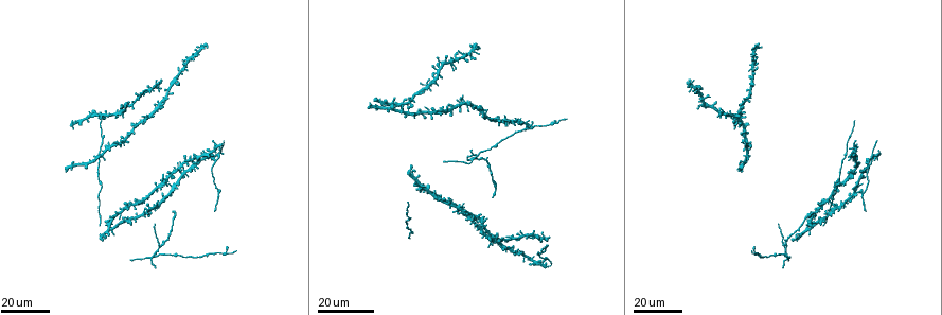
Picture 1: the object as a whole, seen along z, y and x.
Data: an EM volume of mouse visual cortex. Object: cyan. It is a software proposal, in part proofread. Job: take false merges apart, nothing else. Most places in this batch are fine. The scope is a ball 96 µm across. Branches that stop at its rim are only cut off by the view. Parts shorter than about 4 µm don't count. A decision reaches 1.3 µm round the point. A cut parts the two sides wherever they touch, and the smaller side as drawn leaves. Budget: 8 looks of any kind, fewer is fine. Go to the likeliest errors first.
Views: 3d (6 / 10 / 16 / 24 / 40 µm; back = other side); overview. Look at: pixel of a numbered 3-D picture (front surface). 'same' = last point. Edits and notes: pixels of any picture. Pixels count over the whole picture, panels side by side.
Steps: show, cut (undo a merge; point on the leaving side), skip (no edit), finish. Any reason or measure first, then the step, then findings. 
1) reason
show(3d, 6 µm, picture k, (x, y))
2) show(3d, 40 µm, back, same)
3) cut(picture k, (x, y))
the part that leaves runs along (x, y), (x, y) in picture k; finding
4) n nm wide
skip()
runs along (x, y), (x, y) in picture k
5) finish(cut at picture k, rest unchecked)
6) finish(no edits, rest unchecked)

small branch off a trunk
show(3d, 24 µm, picture 1, (785, 257))

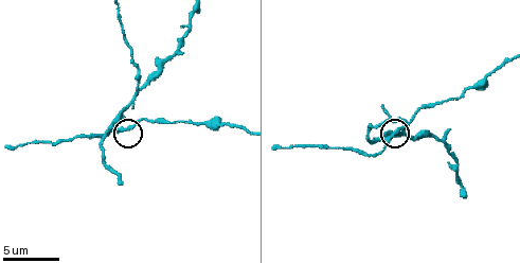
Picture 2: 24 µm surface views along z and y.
show(3d, 6 µm, picture 2, (121, 127))

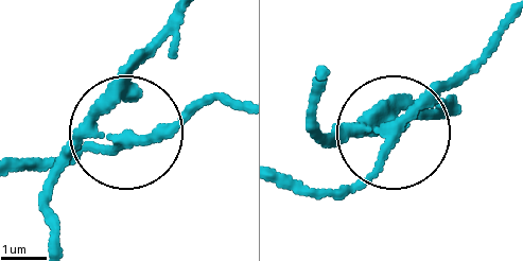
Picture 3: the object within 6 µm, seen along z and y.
cut(picture 3, (131, 73))
the part that leaves runs along (101, 135), (98, 104), (162, 24) in picture 3; a second neuron is stuck on

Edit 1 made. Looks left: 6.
show(3d, 16 µm, picture 1, (217, 143))

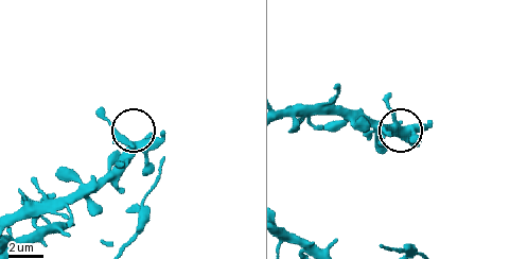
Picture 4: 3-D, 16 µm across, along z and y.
show(3d, 10 µm, picture 4, (126, 148))

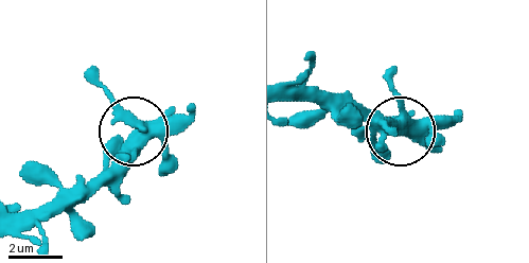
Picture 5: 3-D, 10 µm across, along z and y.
skip()
runs along (21, 225), (69, 205), (126, 143), (126, 122), (85, 76) in picture 5; all the same neuron

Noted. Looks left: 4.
four or more arms meet
show(3d, 24 µm, picture 1, (99, 155))

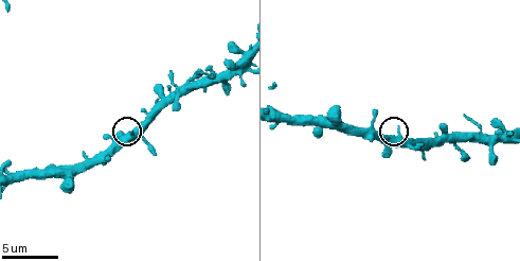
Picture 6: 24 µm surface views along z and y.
show(3d, 6 µm, picture 6, (136, 131))

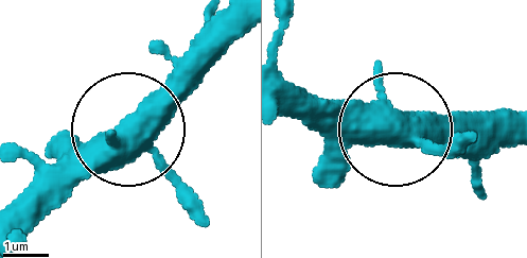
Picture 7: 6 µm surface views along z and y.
490 nm wide
skip()
one neuron here

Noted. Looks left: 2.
four arms meet
show(3d, 16 µm, picture 1, (148, 87))

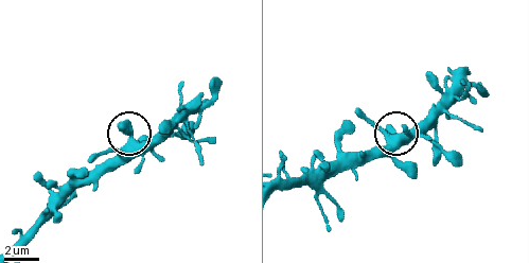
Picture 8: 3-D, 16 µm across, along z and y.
show(3d, 6 µm, picture 8, (393, 136))

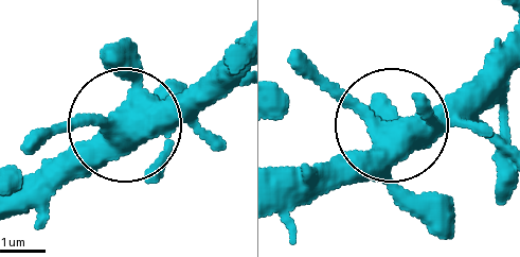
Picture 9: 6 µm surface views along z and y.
skip()
all the same neuron

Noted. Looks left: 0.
finish(cut at picture 3, rest unchecked)

